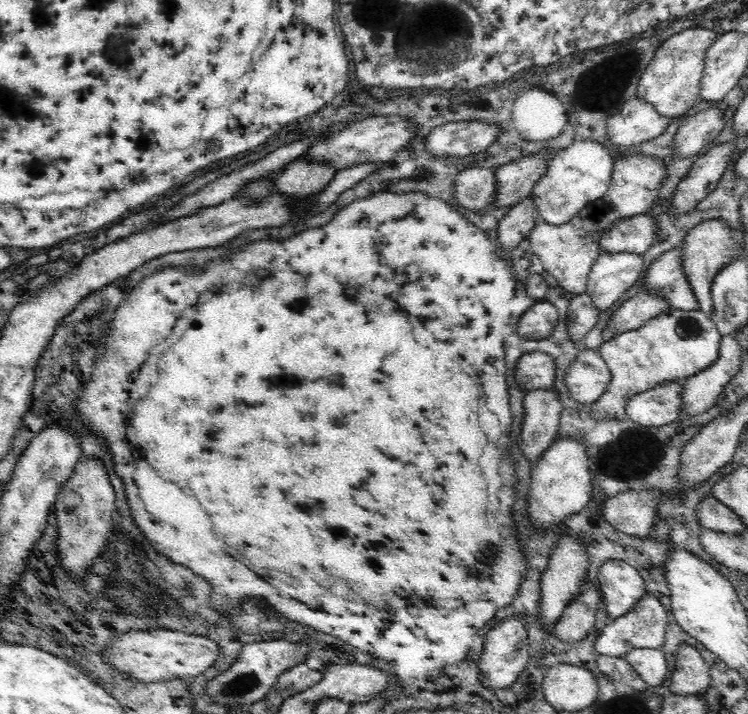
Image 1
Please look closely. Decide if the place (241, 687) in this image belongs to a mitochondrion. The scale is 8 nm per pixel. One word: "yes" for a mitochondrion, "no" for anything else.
yes

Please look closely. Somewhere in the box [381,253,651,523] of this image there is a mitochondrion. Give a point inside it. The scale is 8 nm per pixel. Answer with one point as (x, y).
(606, 461)

